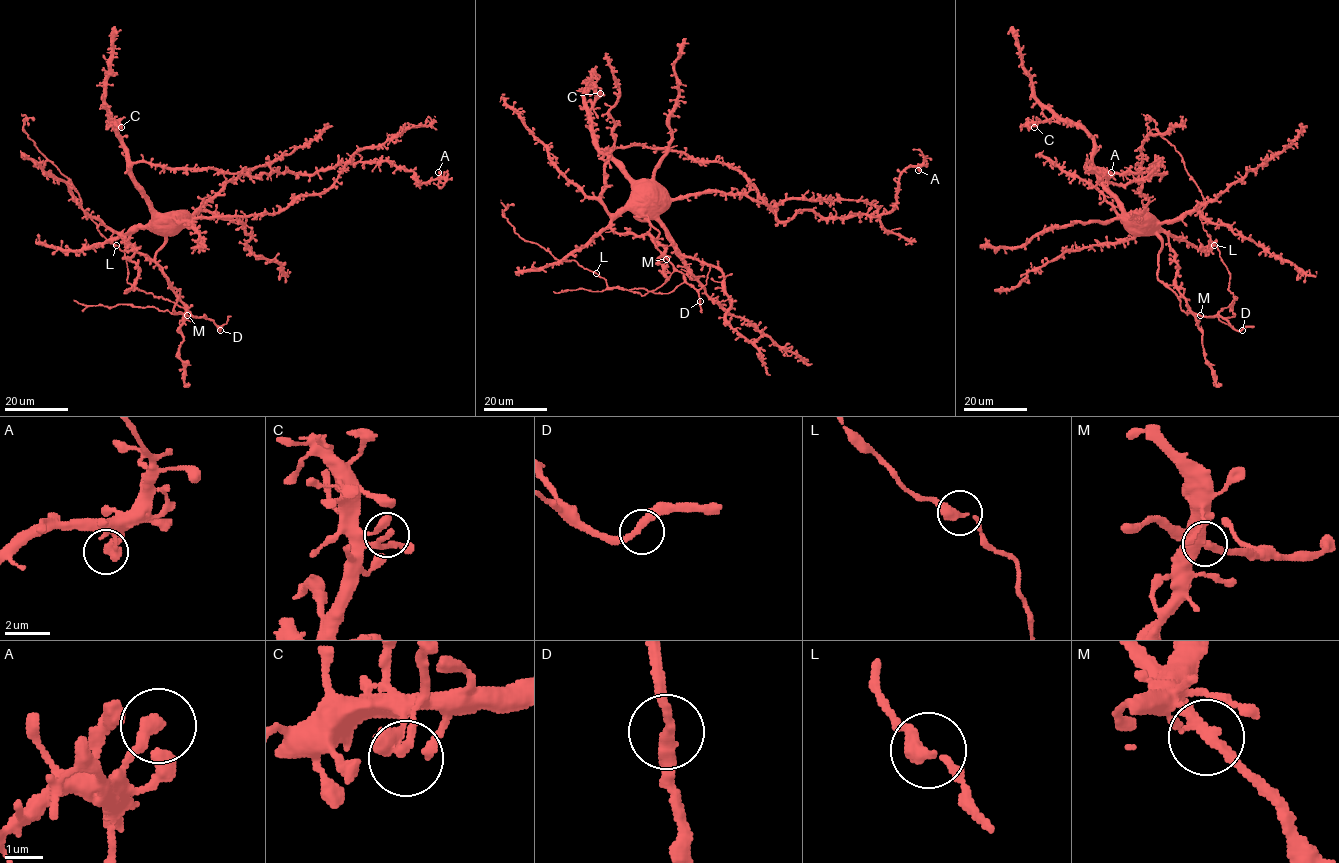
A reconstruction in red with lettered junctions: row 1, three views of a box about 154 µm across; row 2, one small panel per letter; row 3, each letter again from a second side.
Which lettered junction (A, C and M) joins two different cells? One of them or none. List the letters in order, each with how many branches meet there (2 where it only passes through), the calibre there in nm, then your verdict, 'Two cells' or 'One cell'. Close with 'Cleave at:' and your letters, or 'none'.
A: Branches: 2. Thickness 300 nm. One cell
C: Branches: 2. Thickness 340 nm. One cell
M: Branches: 2. Thickness 280 nm. One cell
Cleave at: none

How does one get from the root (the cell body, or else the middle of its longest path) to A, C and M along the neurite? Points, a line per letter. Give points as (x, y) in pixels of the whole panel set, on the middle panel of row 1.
A: (659, 198), (613, 149), (727, 163), (780, 221), (799, 210), (881, 215), (899, 176), (918, 170)
C: (659, 198), (653, 198), (598, 147), (589, 110), (600, 93)
M: (659, 198), (642, 215), (644, 220), (635, 217), (648, 217), (649, 233), (664, 246), (663, 255), (666, 258)

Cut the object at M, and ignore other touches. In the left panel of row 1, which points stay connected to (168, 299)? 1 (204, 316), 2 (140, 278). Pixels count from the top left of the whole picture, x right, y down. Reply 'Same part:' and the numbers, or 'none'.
Same part: 1

